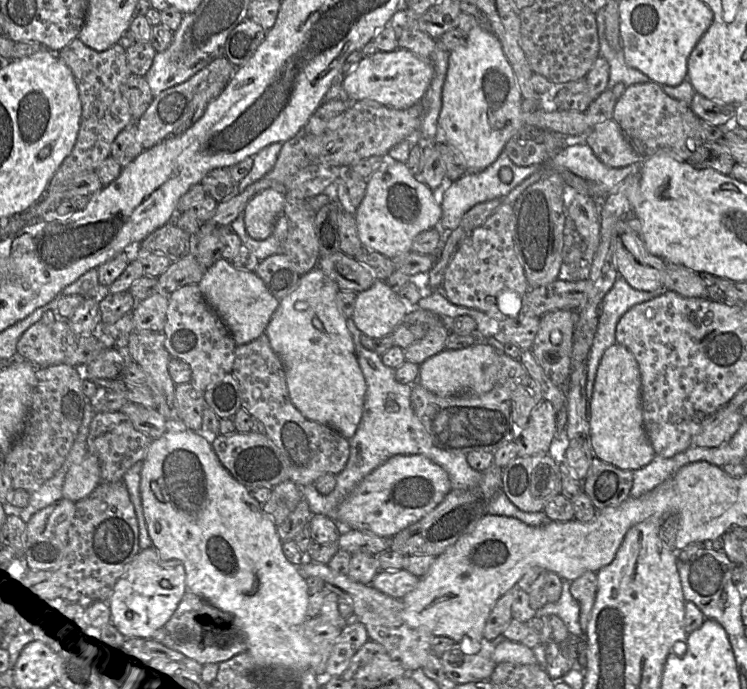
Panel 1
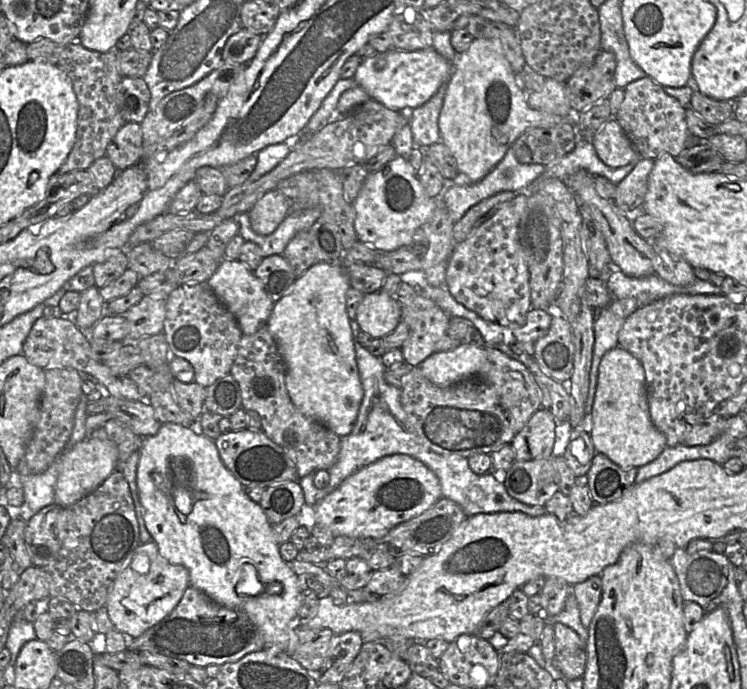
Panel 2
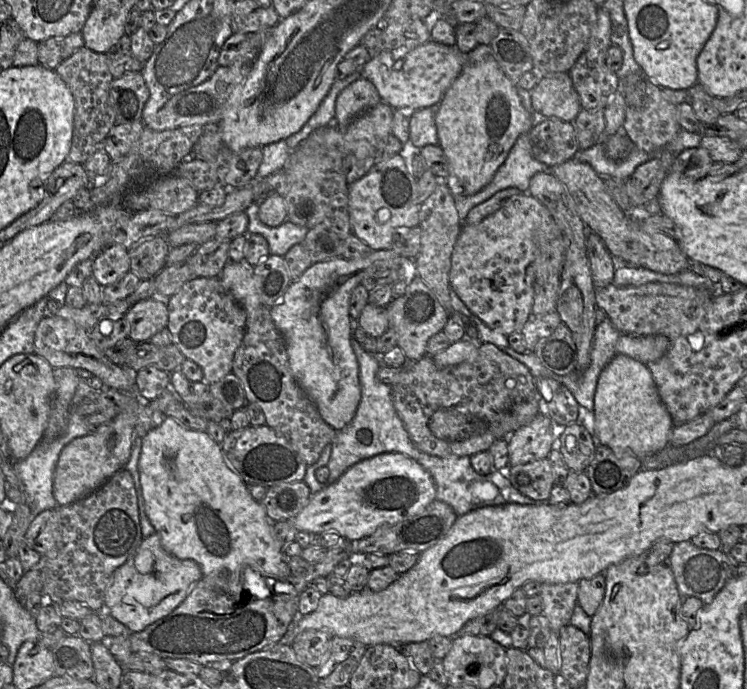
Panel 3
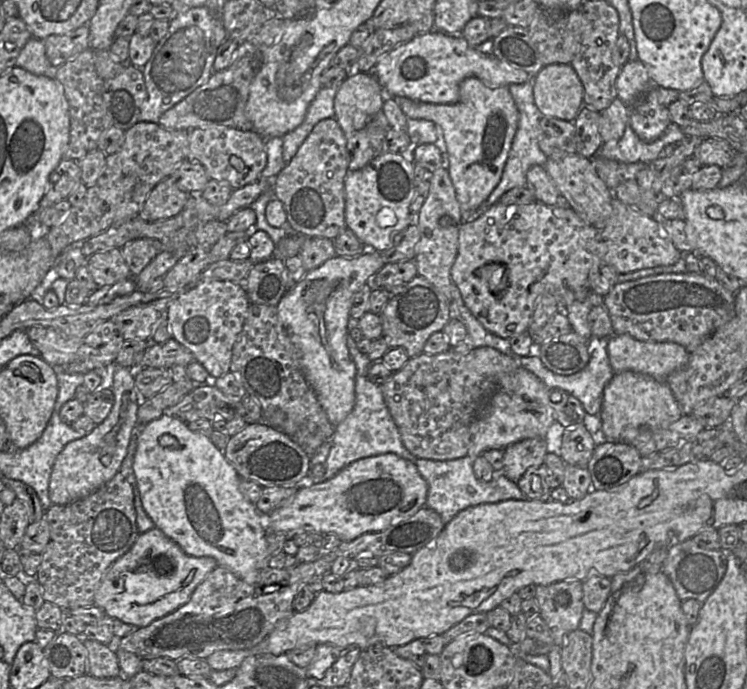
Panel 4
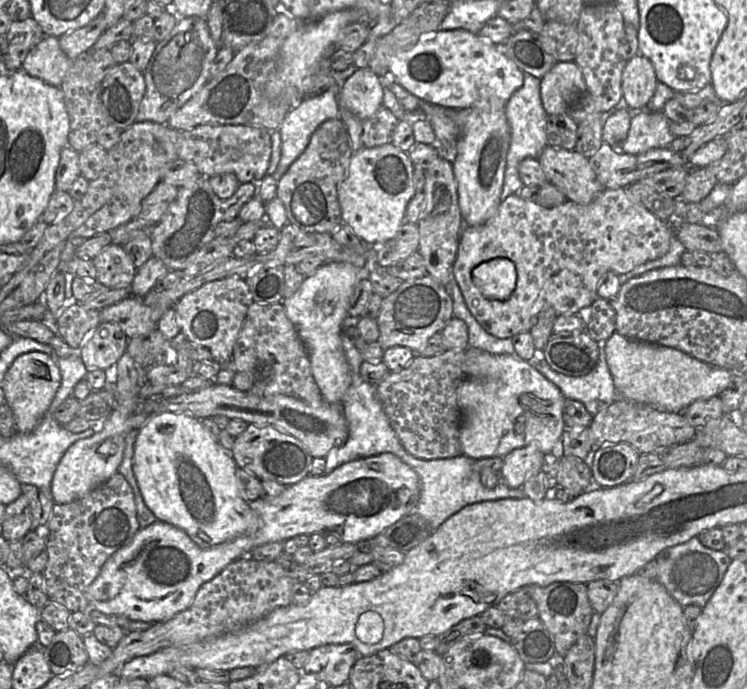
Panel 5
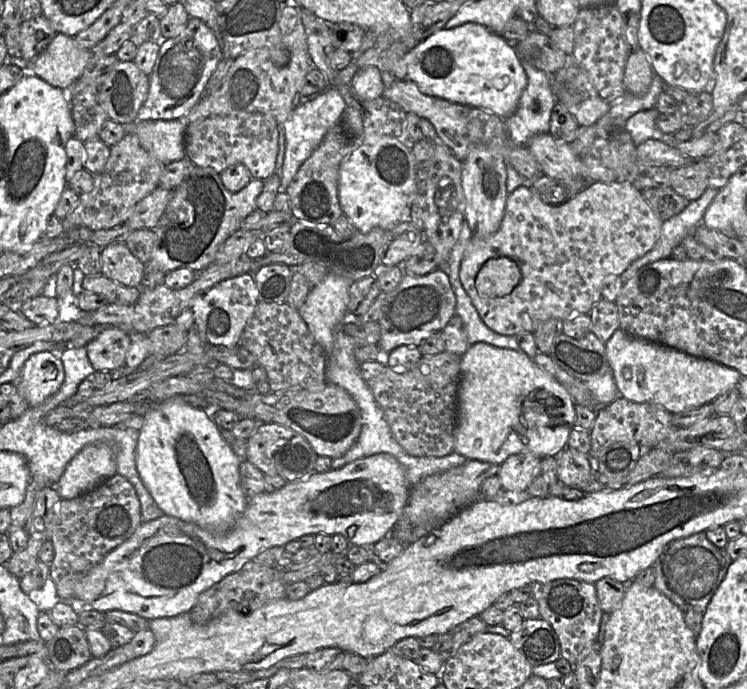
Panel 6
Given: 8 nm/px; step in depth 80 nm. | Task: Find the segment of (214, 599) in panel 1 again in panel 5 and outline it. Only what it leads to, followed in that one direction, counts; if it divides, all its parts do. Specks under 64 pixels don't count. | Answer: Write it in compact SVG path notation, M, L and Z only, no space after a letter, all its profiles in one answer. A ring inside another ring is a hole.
M166 411L152 414L147 422L139 429L134 444L133 472L146 506L155 515L157 520L183 530L201 548L216 546L239 536L250 536L258 529L258 518L256 514L250 508L249 502L244 500L239 494L236 470L237 465L230 452L224 449L219 442L212 438L209 432L203 427L201 420L197 418L182 413Z

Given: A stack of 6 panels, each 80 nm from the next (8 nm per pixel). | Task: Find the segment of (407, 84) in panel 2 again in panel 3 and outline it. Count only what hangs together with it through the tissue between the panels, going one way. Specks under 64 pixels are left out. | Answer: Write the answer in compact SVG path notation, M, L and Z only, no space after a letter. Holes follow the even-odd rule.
M430 40L416 47L401 46L378 53L361 68L361 75L375 85L382 102L393 109L419 110L441 102L466 61L467 54L462 53L456 44L448 46Z

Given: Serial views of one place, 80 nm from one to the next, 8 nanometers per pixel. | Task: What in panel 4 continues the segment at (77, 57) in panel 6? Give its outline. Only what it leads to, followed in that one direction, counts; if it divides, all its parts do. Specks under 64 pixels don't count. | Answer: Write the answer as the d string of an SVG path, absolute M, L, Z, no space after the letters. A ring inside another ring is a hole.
M31 38L21 50L16 66L38 76L56 78L58 68L53 66L47 56L42 40Z

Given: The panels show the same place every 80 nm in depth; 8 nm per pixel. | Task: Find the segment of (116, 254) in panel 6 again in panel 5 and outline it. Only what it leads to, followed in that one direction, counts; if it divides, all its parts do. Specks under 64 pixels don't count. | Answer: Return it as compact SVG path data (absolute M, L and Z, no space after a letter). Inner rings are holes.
M110 244L93 259L96 280L106 288L130 288L137 268L123 245Z

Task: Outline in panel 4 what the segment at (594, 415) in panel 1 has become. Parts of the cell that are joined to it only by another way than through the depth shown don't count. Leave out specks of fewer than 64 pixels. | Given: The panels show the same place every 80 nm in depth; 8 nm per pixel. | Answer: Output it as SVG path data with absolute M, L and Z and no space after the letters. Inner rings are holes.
M624 371L615 373L605 386L598 416L607 442L619 442L620 434L626 427L666 428L683 415L671 389L665 382L658 382L646 374Z

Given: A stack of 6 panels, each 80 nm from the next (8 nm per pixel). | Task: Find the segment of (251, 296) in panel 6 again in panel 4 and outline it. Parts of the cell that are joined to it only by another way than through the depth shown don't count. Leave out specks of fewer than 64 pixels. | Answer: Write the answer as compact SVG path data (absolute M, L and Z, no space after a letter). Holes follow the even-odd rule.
M208 279L184 291L168 305L167 318L171 336L188 348L194 355L195 360L208 371L209 376L204 385L214 385L215 380L212 377L219 378L230 371L233 346L237 336L242 331L250 304L245 288L239 283L229 280Z

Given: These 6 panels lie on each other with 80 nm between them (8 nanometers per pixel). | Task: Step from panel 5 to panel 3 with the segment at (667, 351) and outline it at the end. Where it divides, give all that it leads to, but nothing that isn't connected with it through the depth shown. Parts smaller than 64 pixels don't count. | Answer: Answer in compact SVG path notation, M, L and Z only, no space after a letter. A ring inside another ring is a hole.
M621 334L615 347L616 354L623 354L645 365L659 360L669 349L666 336L636 336Z

